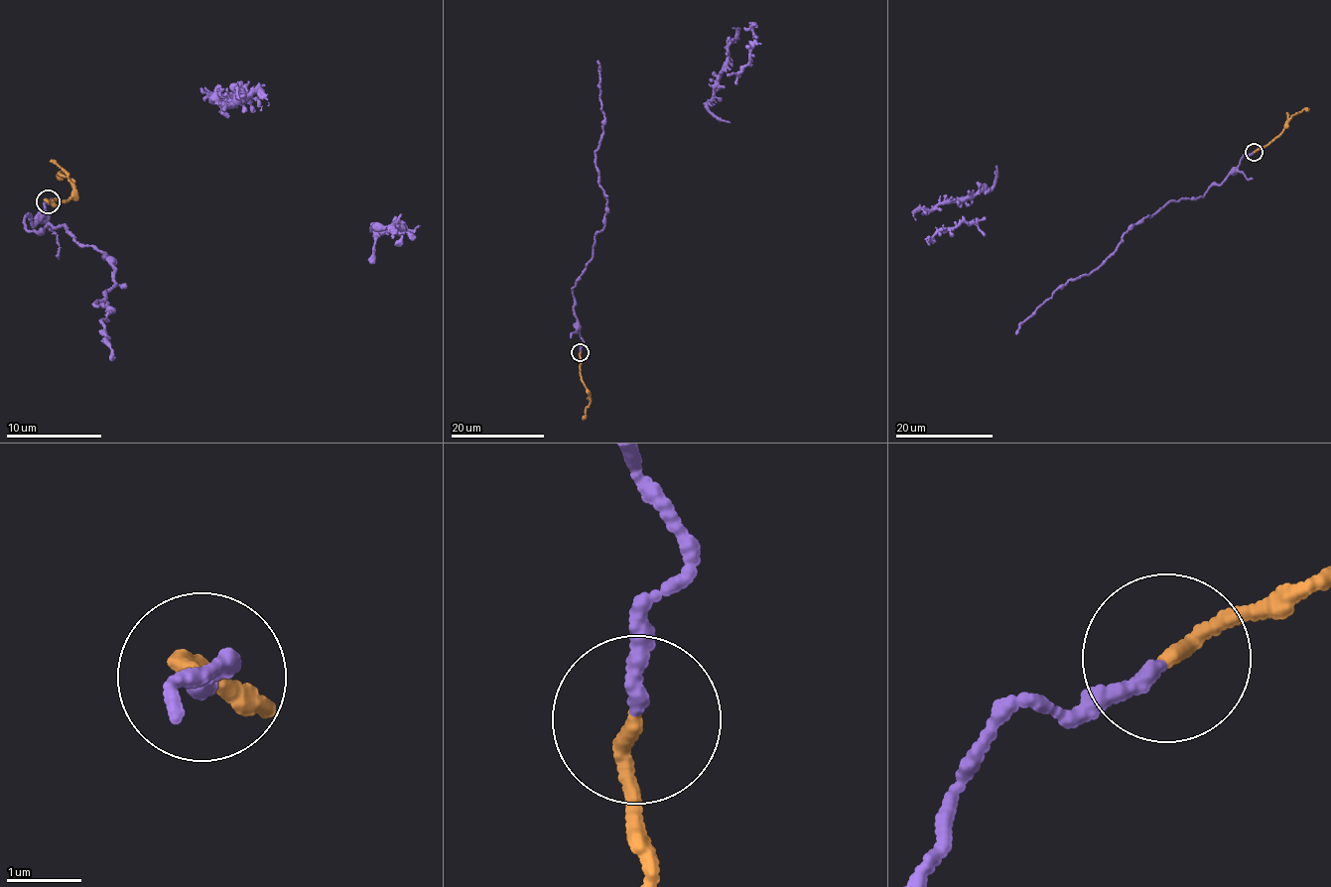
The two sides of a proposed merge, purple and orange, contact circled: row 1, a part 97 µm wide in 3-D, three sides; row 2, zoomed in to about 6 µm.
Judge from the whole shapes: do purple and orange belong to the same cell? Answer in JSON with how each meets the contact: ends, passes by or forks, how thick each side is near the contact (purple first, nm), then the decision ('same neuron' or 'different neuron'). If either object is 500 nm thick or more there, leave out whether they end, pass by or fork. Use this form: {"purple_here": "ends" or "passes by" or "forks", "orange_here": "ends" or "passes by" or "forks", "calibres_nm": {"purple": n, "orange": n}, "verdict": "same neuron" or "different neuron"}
{"purple_here": "ends", "orange_here": "ends", "calibres_nm": {"purple": 200, "orange": 200}, "verdict": "different neuron"}

